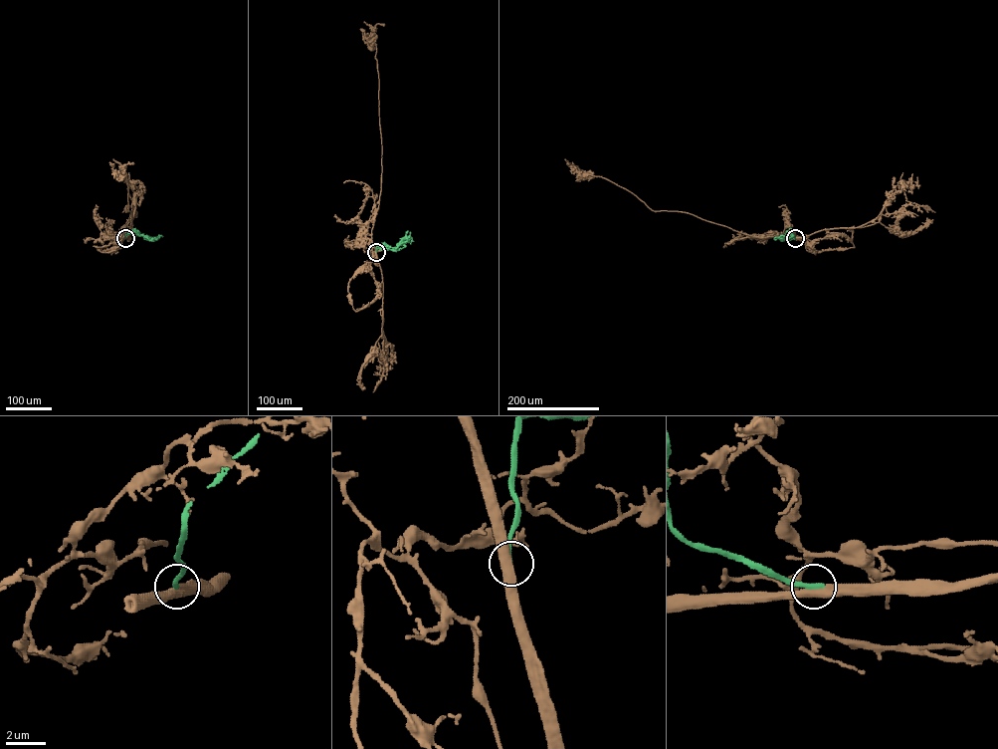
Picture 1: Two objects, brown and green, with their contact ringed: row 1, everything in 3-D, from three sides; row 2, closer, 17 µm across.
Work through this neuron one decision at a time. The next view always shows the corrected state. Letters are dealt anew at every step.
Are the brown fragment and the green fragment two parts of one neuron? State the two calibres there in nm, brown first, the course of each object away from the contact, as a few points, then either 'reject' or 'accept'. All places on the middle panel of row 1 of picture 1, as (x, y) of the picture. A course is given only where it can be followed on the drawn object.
calibres 480 and 280 nm; course brown (376, 252), (371, 238), (381, 189), (382, 148), (376, 46), (371, 32), (377, 24), (384, 25), (380, 24); course green (376, 252), (380, 247), (394, 250), (406, 236), (412, 238), (410, 244); accept

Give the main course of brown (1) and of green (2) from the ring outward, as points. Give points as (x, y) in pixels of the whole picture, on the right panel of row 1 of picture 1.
1: (795, 238), (759, 238), (688, 213), (653, 211), (625, 188), (601, 176), (578, 173), (574, 166), (567, 164)
2: (795, 238), (790, 231), (794, 236), (790, 239), (779, 237), (787, 235)

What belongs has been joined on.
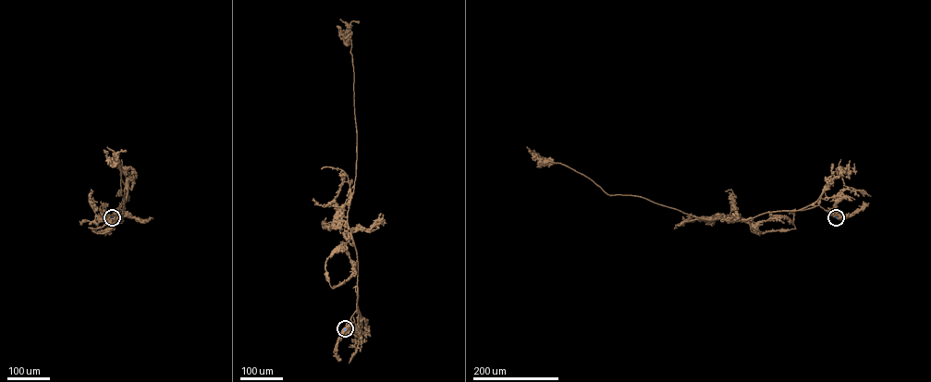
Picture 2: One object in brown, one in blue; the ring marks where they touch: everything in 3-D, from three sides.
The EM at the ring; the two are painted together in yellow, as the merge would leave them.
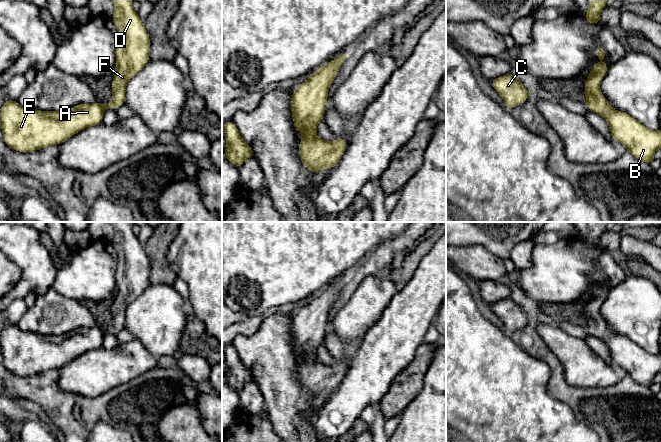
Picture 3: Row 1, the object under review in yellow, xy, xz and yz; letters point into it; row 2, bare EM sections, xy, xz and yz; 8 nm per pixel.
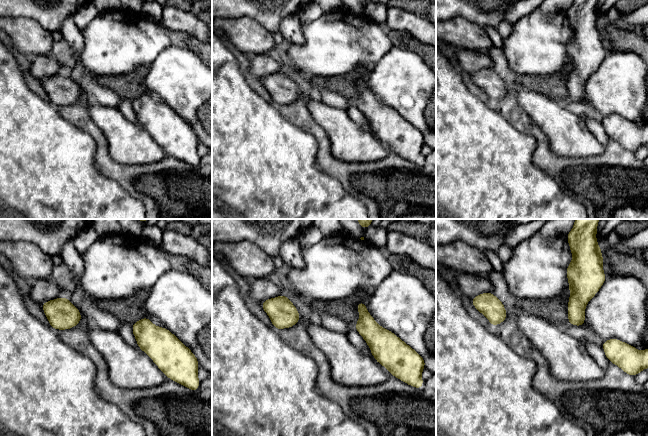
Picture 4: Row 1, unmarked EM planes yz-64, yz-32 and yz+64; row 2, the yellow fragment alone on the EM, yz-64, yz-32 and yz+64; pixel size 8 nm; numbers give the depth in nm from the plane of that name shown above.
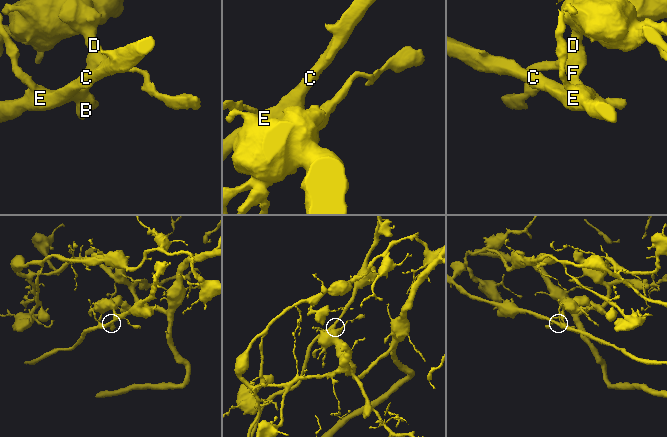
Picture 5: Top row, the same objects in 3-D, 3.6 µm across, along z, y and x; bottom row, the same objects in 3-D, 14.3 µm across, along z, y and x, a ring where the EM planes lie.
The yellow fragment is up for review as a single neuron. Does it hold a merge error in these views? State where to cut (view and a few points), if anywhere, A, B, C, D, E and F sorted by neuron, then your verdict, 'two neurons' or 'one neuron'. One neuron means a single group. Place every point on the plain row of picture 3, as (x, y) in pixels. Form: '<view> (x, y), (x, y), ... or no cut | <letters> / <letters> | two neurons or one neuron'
no cut | A B C D E F | one neuron

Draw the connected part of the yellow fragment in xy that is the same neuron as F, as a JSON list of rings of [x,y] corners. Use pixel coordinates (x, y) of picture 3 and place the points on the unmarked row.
[[[111,222],[114,227],[112,244],[117,251],[116,292],[111,307],[112,325],[84,327],[62,335],[41,335],[22,331],[17,324],[8,323],[0,332],[0,352],[5,368],[12,374],[28,377],[51,369],[60,369],[79,355],[103,347],[105,331],[116,334],[125,328],[126,308],[150,284],[150,260],[132,230],[132,222]]]

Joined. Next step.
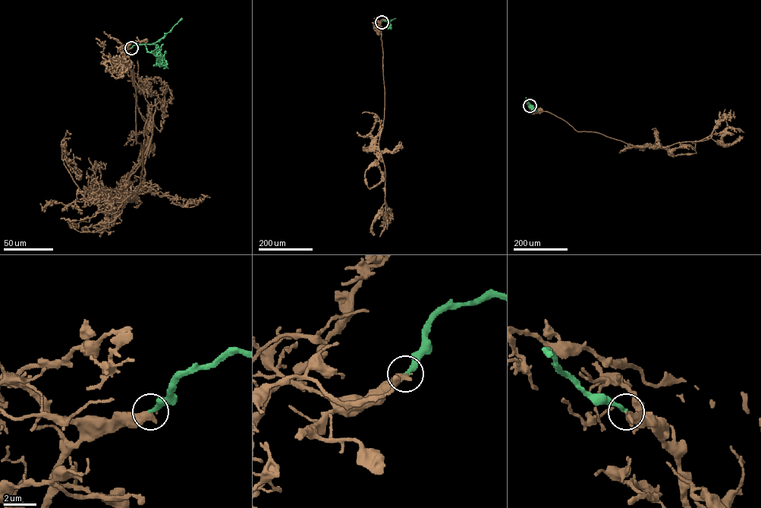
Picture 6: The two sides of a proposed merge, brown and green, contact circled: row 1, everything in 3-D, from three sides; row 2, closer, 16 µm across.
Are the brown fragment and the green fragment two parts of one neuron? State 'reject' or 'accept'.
accept

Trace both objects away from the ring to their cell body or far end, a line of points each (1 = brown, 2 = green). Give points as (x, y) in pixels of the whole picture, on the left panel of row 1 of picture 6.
1: (131, 48), (143, 170), (119, 202), (145, 181), (143, 158), (118, 198), (99, 194), (98, 165), (99, 180)
2: (131, 48), (136, 44), (157, 45), (156, 57), (161, 60), (160, 62), (164, 66), (165, 63)

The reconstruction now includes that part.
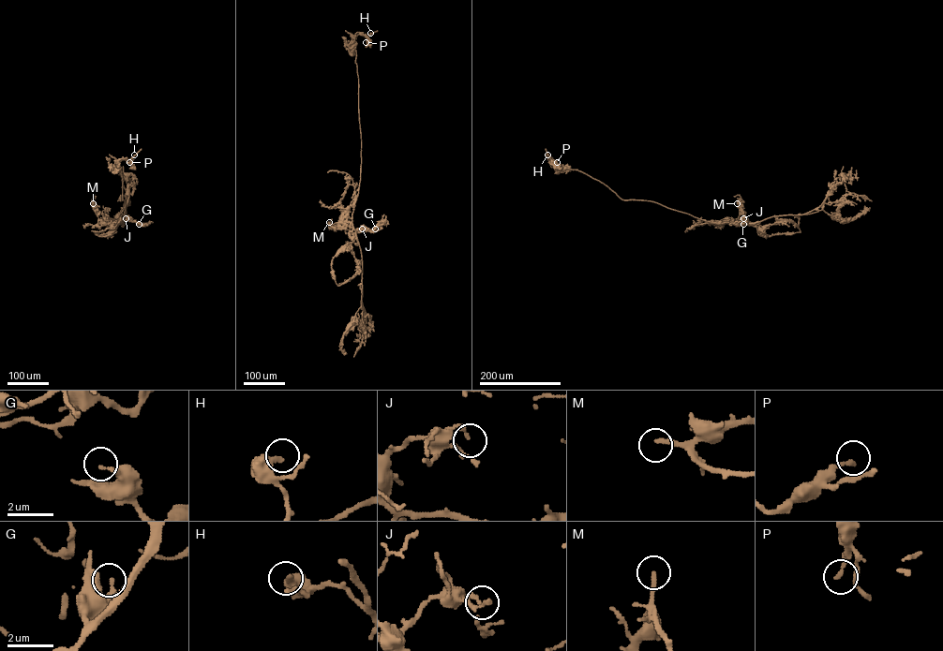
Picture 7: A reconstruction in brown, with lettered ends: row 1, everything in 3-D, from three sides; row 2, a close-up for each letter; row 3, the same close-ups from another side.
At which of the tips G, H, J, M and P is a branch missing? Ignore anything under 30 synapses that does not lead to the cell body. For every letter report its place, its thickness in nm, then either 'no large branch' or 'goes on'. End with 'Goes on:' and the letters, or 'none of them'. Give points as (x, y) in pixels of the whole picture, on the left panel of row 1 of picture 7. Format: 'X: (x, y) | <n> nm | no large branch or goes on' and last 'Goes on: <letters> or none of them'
G: (139, 224) | 260 nm | no large branch
H: (134, 155) | 340 nm | no large branch
J: (126, 218) | 170 nm | no large branch
M: (93, 203) | 200 nm | goes on
P: (129, 162) | 180 nm | no large branch
Goes on: M

